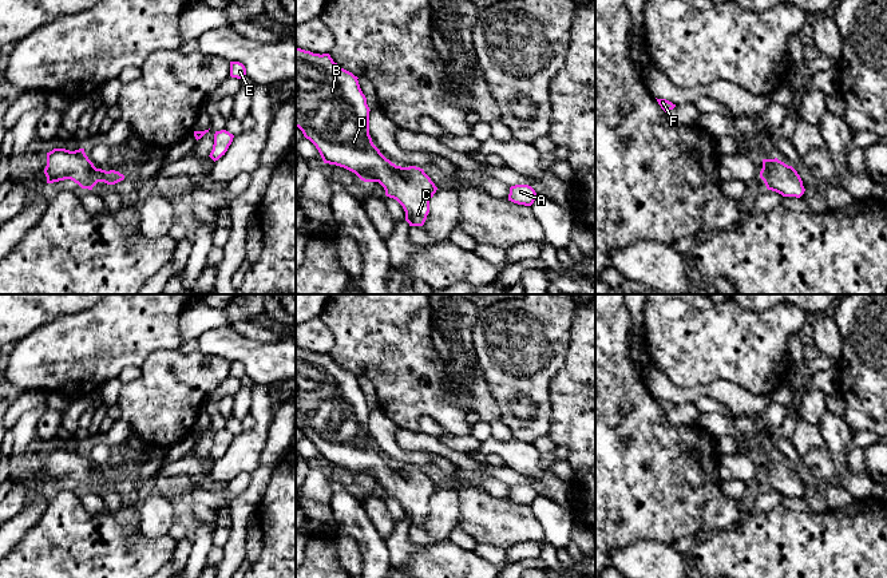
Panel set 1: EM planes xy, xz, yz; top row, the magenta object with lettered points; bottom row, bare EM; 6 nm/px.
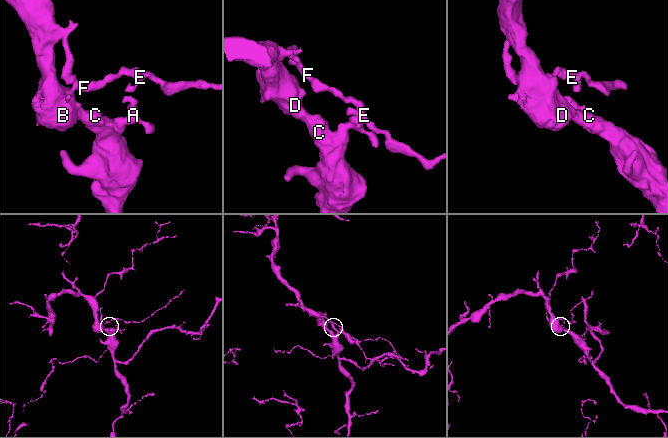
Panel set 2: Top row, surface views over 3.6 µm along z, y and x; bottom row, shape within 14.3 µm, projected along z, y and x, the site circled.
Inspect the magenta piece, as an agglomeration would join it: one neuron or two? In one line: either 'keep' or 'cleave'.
keep

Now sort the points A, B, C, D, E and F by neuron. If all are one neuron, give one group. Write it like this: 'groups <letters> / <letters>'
groups A B C D E F

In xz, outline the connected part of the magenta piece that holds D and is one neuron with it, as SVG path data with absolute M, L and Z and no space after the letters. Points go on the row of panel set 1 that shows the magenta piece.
M296 47L296 127L316 146L324 163L344 167L364 182L379 182L385 195L403 206L409 226L423 226L437 187L423 169L396 166L373 144L369 135L371 110L357 79L334 63L329 54Z

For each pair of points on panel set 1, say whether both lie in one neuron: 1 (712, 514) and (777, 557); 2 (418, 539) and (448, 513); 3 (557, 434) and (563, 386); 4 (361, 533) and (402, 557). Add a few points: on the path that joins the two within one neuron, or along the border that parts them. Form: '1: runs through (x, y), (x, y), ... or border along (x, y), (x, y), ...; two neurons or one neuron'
1: border along (739, 521), (707, 535); two neurons
2: runs through (426, 535), (440, 521); one neuron
3: runs through (566, 422), (566, 398); one neuron
4: border along (384, 541), (391, 563); two neurons

